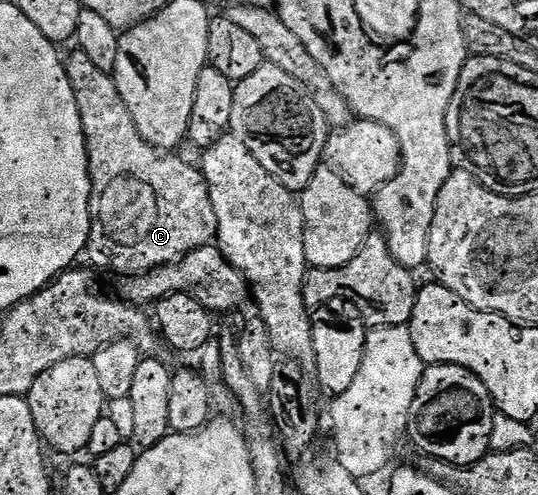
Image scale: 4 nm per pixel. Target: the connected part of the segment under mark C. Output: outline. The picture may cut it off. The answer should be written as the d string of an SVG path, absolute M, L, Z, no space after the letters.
M74 49L70 56L68 54L65 56L64 62L68 81L72 85L72 93L76 97L76 109L80 109L80 121L84 129L86 152L90 162L90 240L86 242L85 250L85 254L90 255L91 264L89 263L89 266L99 272L115 271L118 277L135 276L156 271L159 267L167 267L169 263L178 263L189 251L194 251L197 247L211 246L218 233L218 222L216 221L216 209L212 209L210 190L201 170L195 164L193 167L192 164L177 159L177 154L159 151L157 147L153 147L151 143L144 141L144 137L140 135L140 129L136 127L136 121L132 119L132 113L128 113L128 105L124 105L124 97L120 97L120 89L116 89L113 74L104 69L99 69L92 62L92 57L88 57L88 53L84 53L81 49Z

